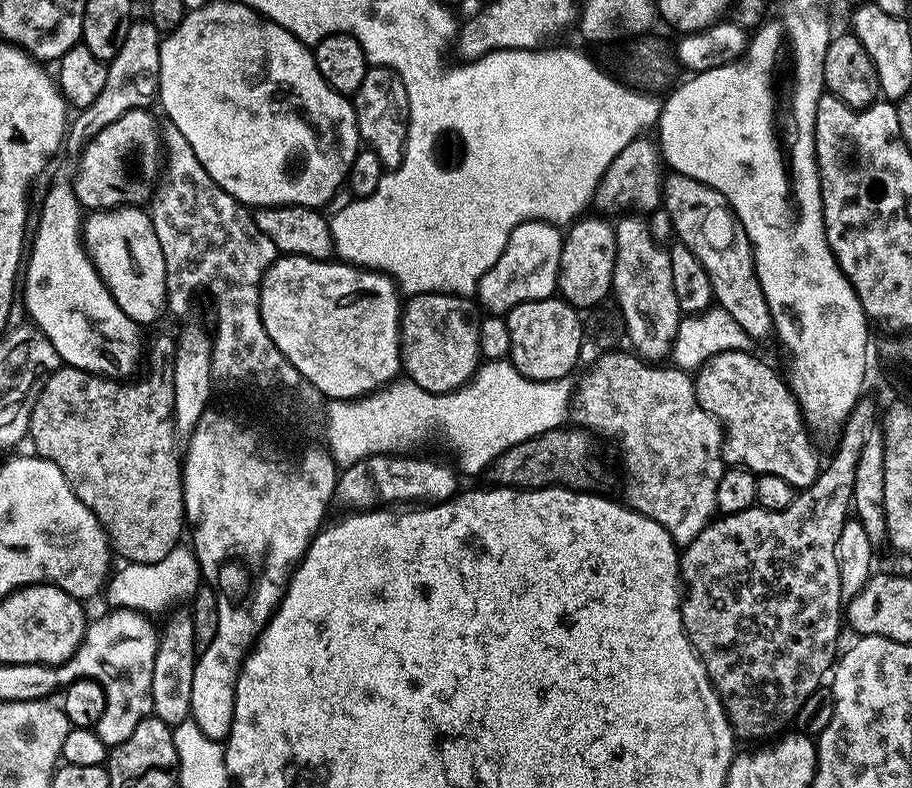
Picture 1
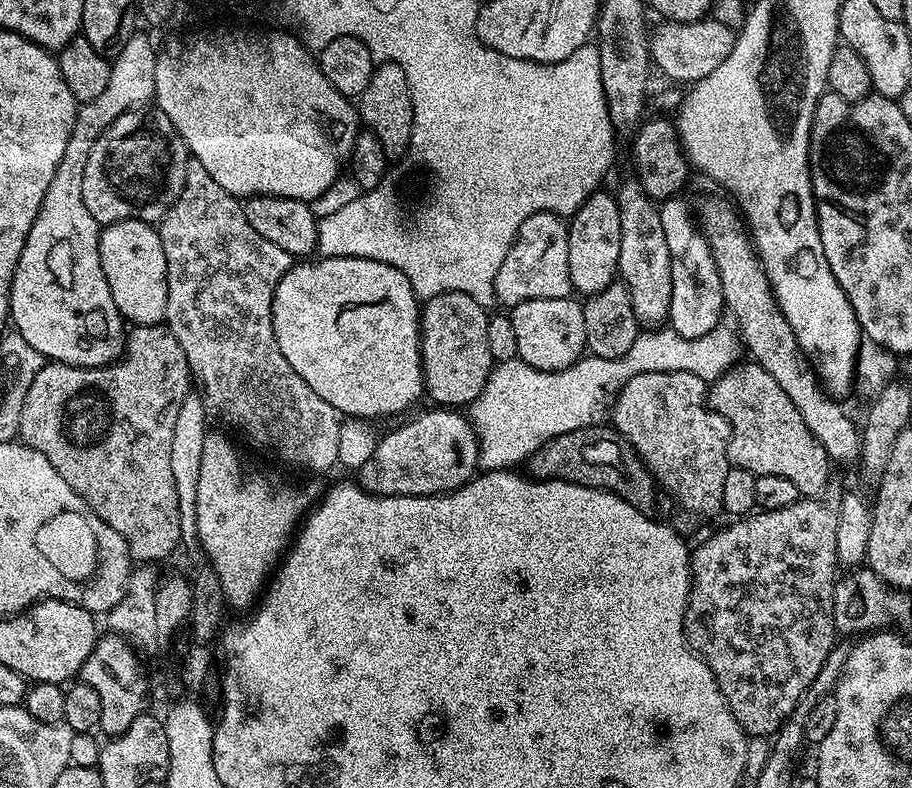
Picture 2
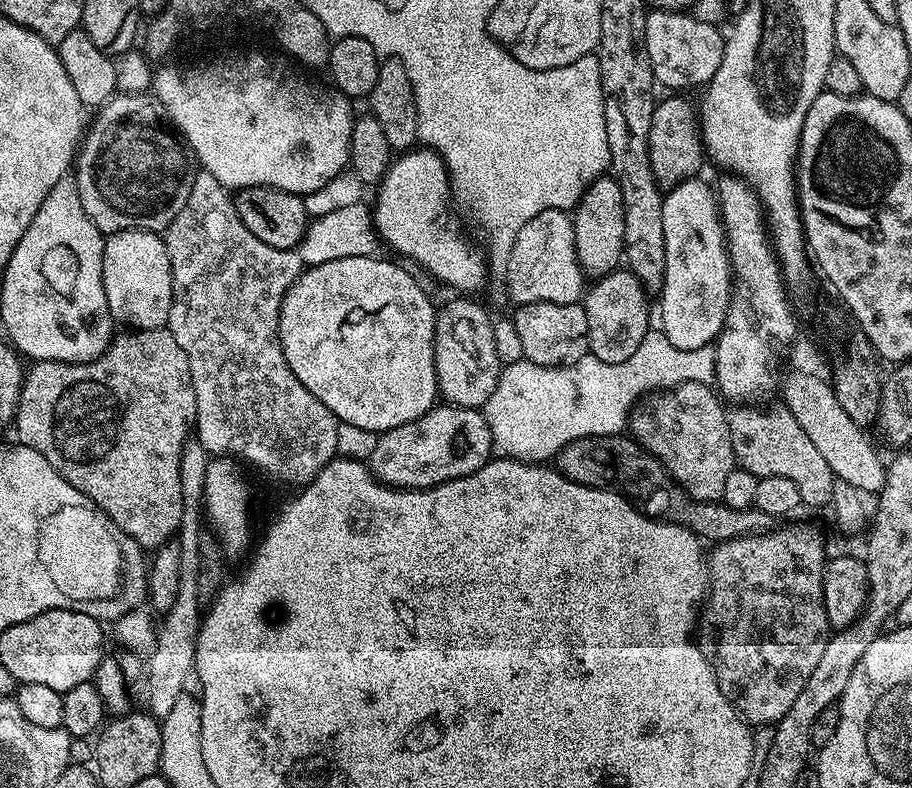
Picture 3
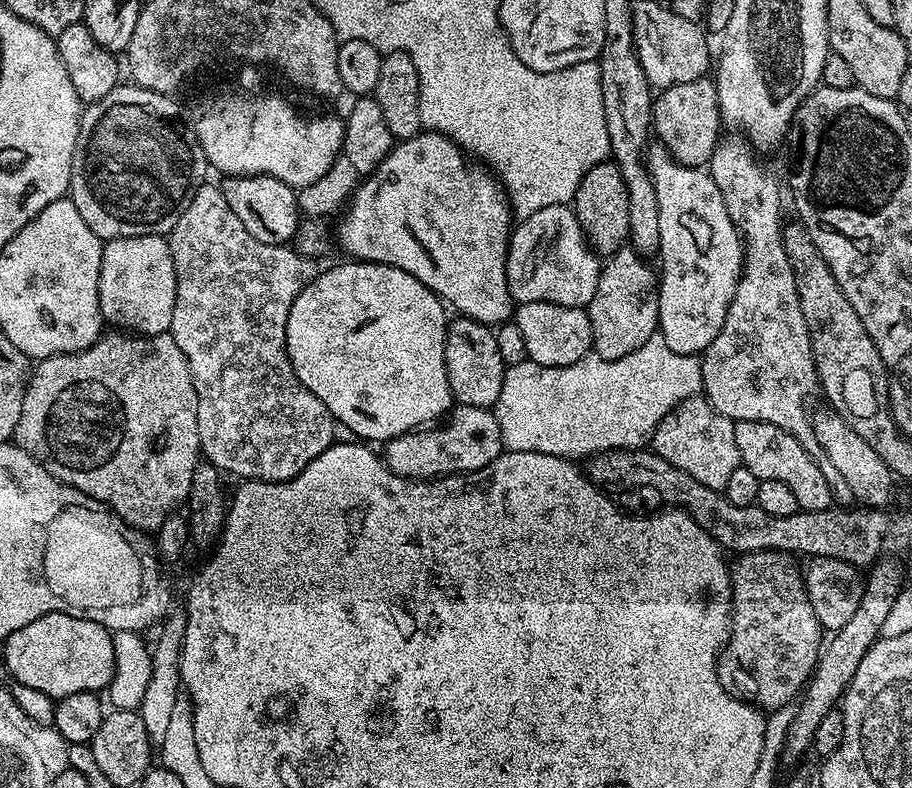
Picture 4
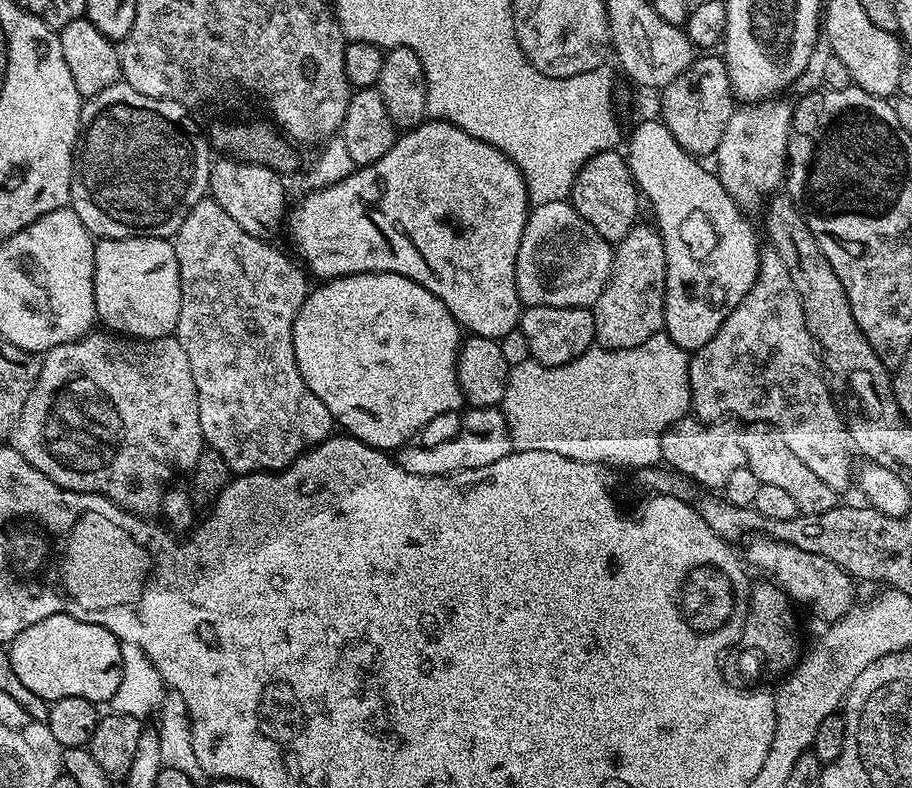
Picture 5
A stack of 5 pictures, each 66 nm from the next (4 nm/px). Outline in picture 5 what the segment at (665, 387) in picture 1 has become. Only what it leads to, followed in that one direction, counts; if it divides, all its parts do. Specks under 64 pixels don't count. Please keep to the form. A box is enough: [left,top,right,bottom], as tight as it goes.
[660,414,746,490]

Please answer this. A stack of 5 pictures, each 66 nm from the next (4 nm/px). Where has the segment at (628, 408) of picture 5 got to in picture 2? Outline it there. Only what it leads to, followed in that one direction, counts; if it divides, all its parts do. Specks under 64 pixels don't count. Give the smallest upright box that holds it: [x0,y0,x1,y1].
[466,326,742,470]

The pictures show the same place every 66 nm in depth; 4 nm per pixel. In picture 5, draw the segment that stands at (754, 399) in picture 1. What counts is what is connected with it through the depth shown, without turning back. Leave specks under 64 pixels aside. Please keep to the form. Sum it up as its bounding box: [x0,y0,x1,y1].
[740,422,838,515]

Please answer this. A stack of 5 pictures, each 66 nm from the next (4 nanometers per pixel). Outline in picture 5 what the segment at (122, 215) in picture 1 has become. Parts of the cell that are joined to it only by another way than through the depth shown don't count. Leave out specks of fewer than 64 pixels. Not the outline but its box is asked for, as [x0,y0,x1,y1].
[94,236,182,340]

